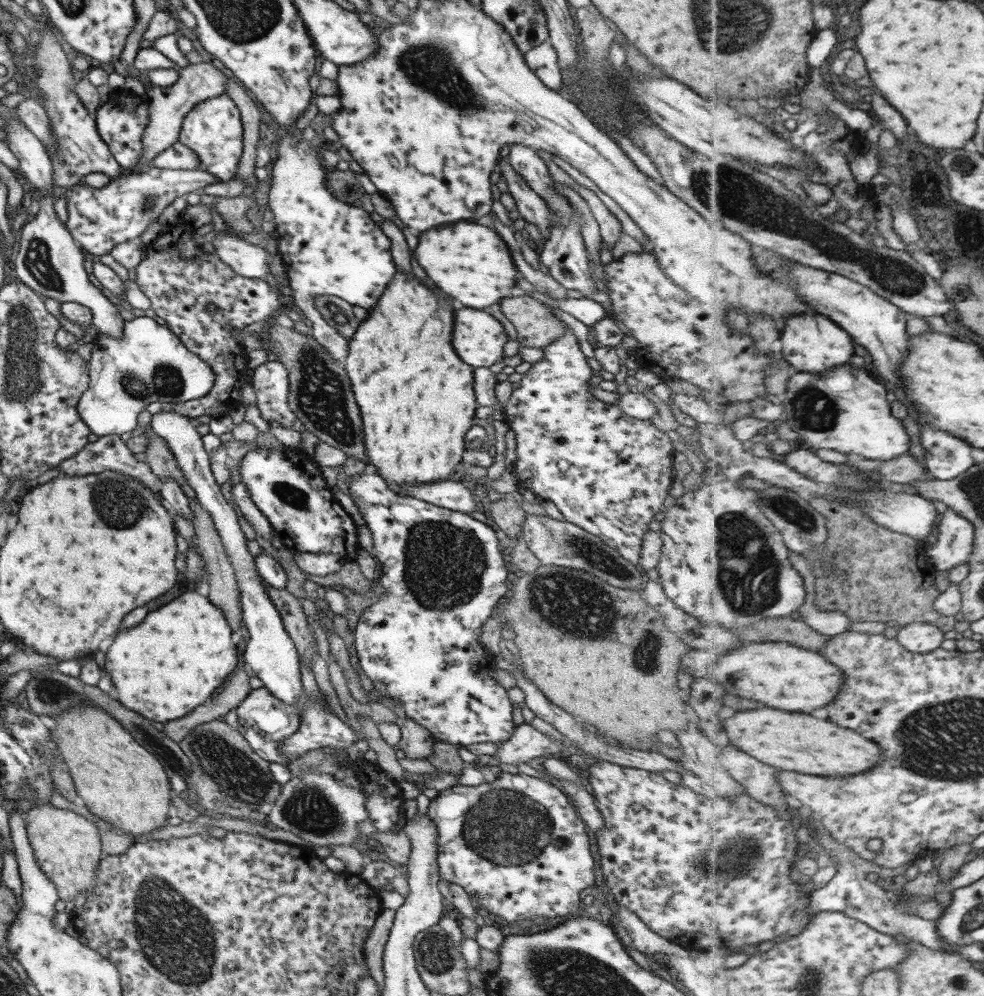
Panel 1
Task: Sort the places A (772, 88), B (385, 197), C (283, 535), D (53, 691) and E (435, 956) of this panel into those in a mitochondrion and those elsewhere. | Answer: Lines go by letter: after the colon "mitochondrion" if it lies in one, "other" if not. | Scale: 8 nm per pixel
A: other
B: other
C: other
D: mitochondrion
E: mitochondrion

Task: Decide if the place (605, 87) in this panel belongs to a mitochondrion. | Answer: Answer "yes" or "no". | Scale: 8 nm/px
yes

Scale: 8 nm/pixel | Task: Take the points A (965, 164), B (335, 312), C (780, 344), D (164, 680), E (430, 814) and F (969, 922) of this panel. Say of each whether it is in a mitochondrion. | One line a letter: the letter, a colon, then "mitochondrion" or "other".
A: mitochondrion
B: mitochondrion
C: other
D: other
E: other
F: mitochondrion

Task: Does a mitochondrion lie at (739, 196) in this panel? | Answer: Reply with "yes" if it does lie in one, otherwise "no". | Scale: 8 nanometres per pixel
yes

